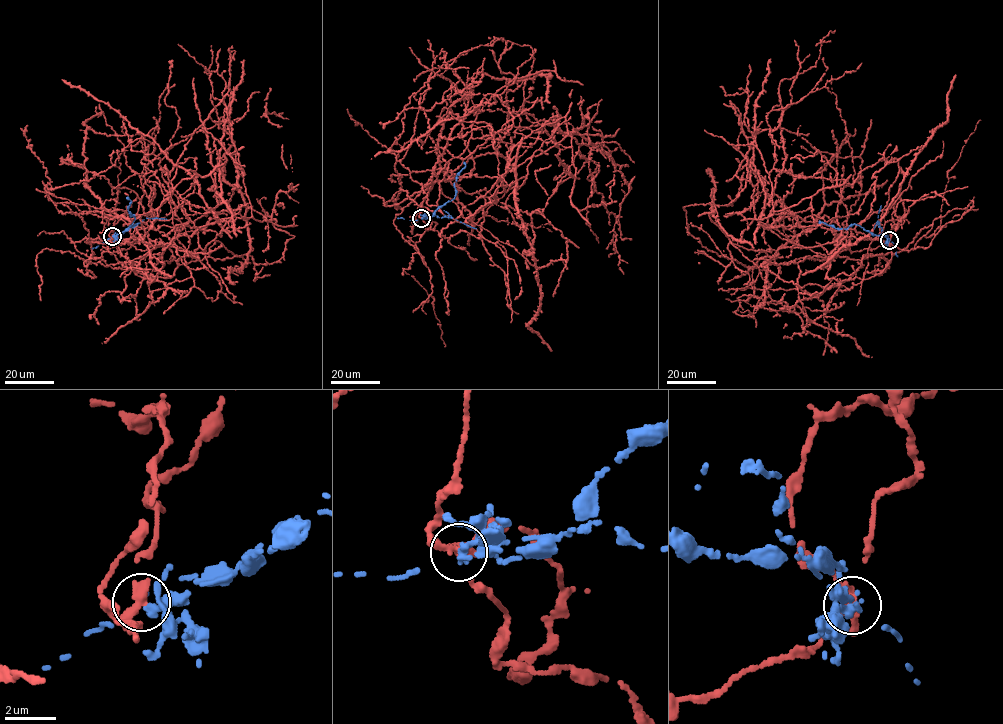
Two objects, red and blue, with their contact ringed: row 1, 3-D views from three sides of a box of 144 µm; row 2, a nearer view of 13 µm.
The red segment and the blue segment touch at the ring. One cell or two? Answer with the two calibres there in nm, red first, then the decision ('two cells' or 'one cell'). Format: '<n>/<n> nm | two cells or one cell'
500/280 nm | two cells

